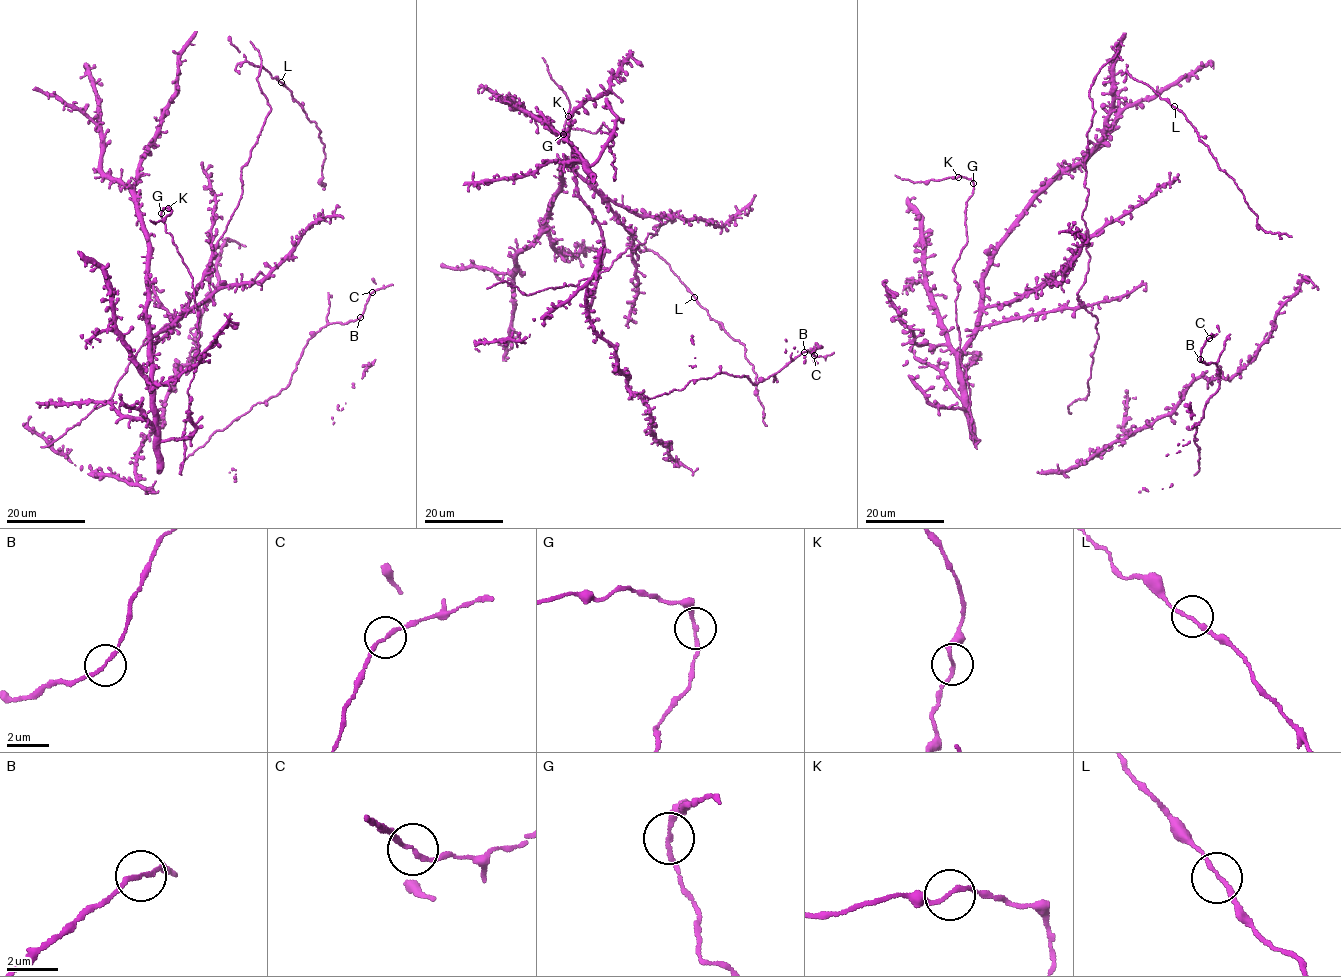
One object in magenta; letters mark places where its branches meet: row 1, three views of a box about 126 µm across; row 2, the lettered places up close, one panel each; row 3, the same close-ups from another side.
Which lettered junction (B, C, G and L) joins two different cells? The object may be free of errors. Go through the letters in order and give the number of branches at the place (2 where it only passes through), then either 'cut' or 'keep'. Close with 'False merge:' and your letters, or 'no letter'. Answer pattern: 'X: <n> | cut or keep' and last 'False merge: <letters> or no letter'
B: 2 | keep
C: 2 | keep
G: 2 | keep
L: 2 | keep
False merge: no letter

